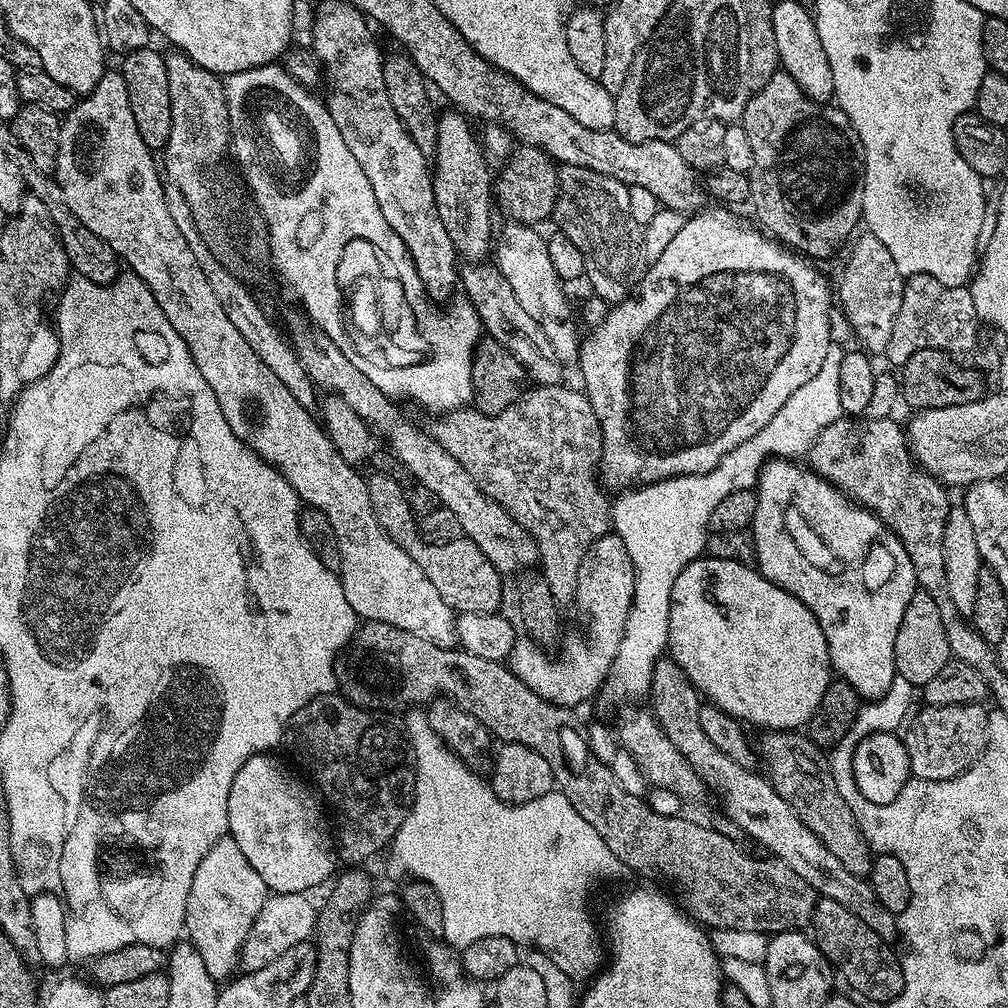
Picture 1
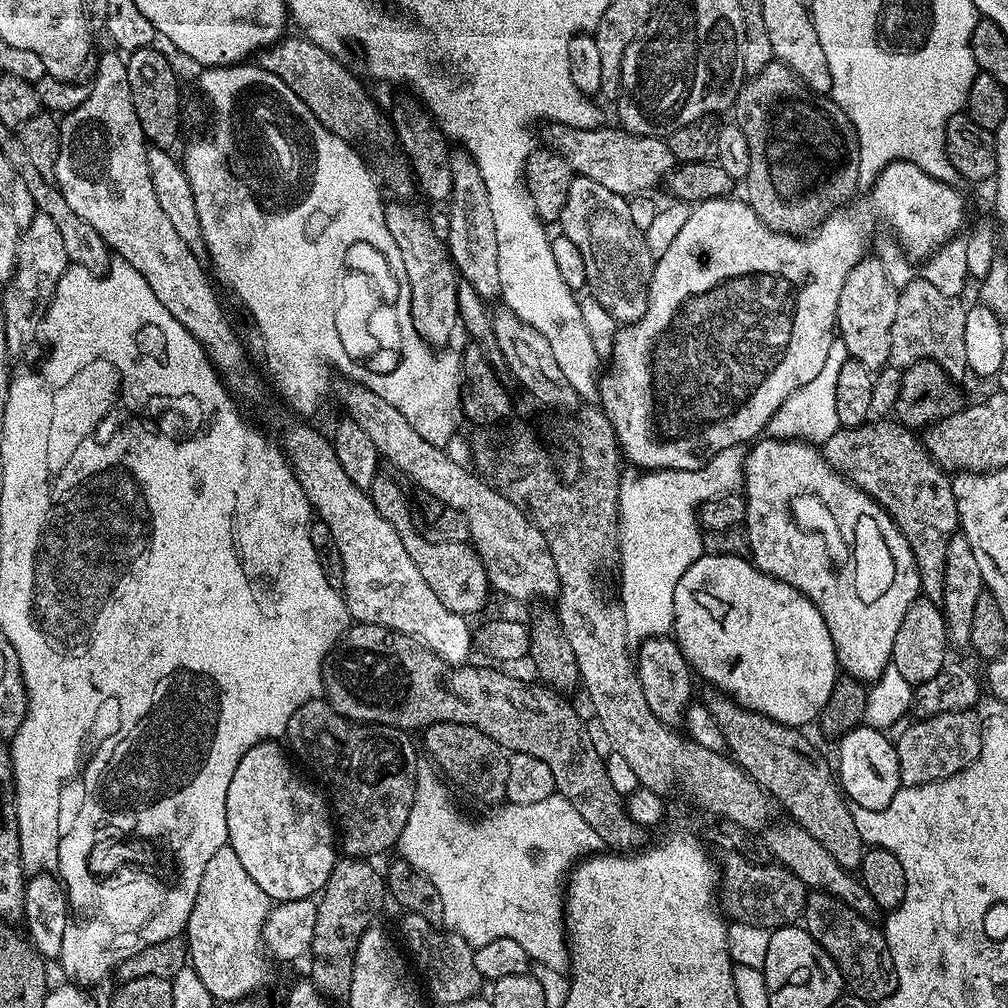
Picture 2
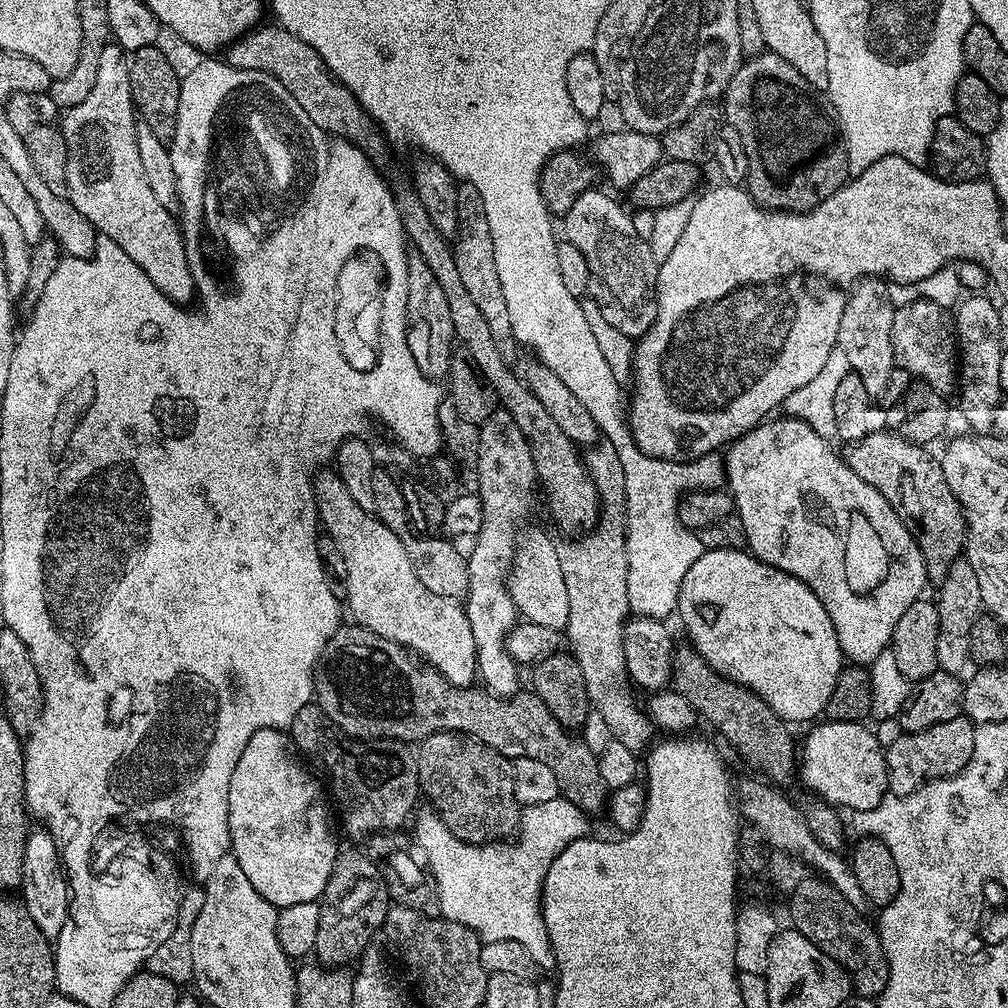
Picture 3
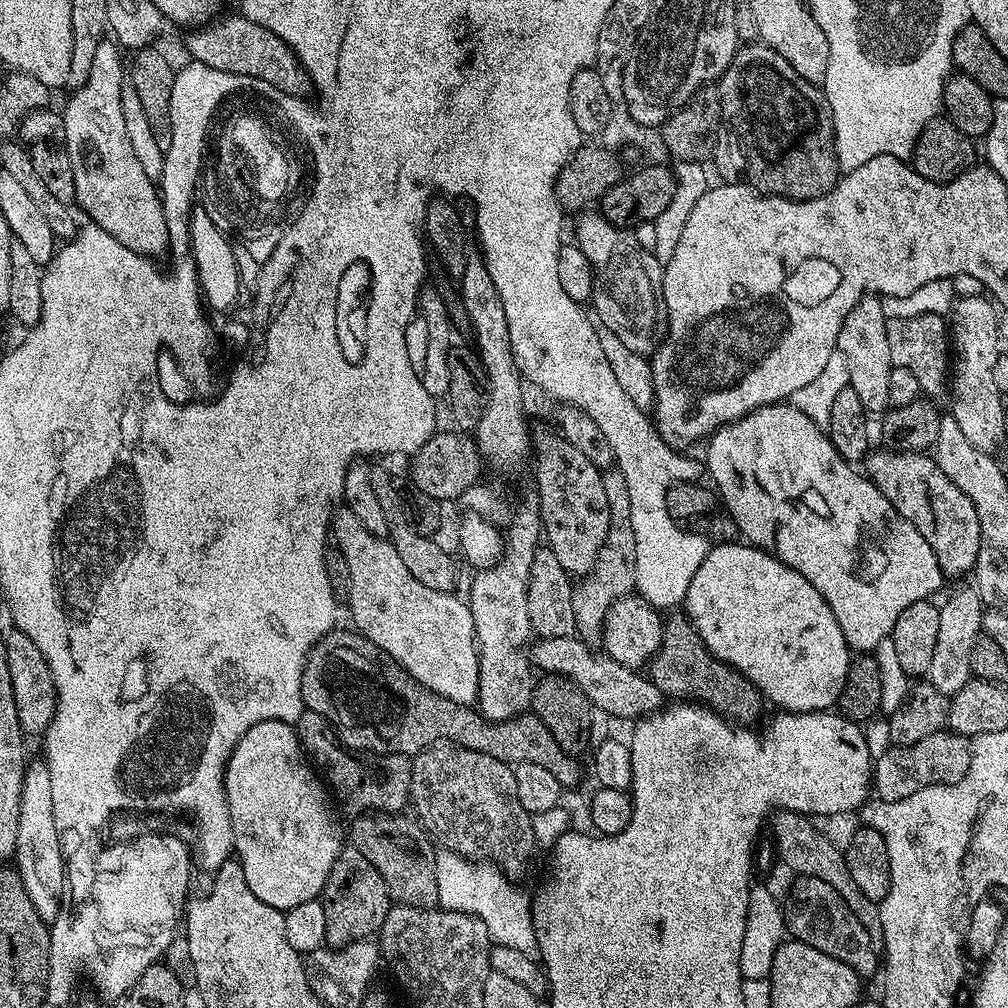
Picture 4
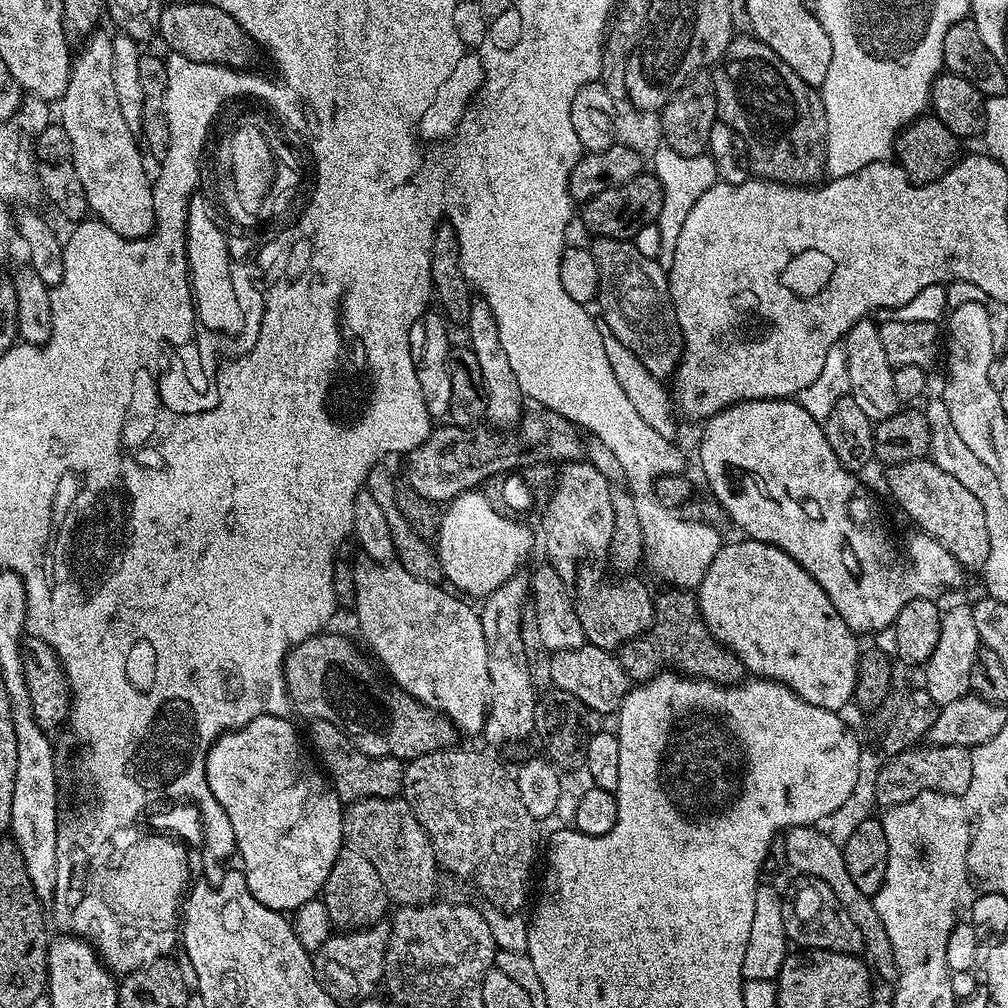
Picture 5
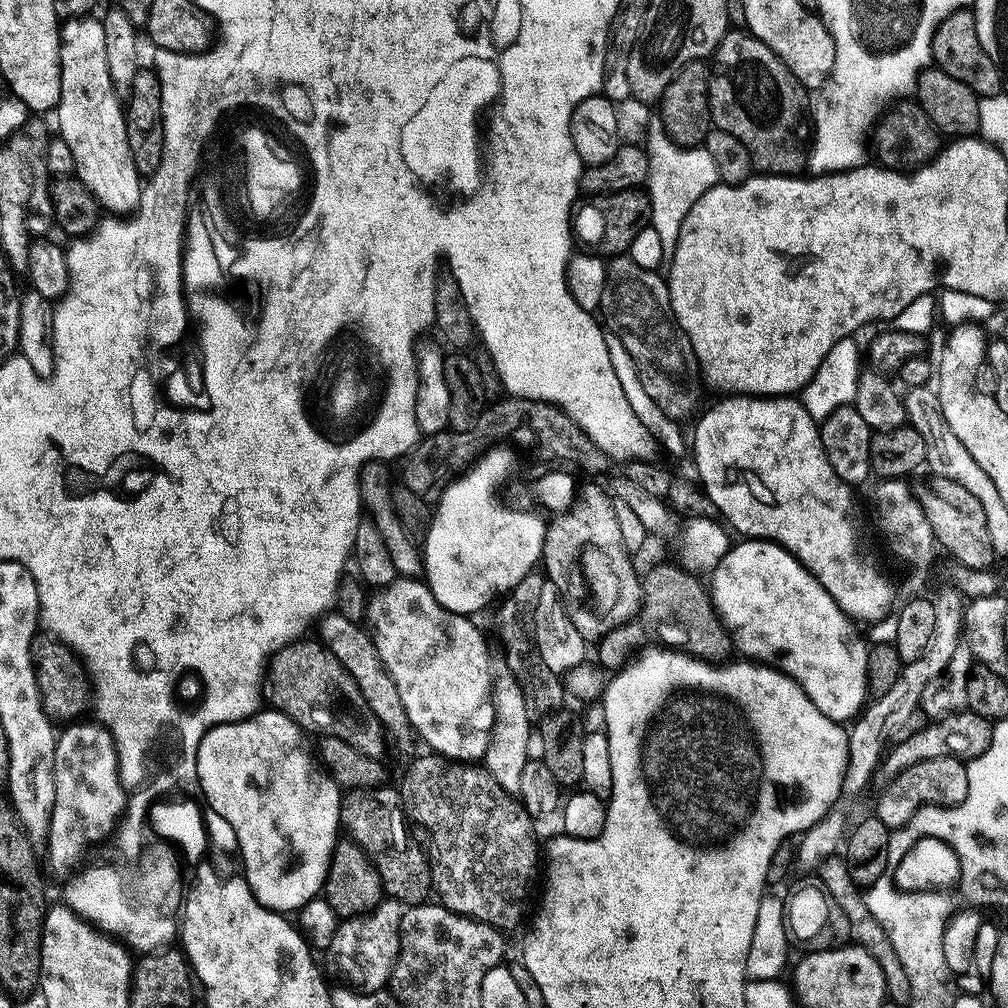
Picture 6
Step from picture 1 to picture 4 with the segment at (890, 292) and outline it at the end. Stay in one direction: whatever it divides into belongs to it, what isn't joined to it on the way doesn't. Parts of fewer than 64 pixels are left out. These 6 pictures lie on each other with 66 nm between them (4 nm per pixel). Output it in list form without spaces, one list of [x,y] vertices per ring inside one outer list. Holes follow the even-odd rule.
[[[875,294],[864,296],[846,314],[842,330],[838,330],[836,352],[846,362],[848,387],[858,394],[865,412],[883,413],[890,405],[890,370],[893,368],[890,358],[890,338],[888,337],[889,319],[884,315],[884,301]]]

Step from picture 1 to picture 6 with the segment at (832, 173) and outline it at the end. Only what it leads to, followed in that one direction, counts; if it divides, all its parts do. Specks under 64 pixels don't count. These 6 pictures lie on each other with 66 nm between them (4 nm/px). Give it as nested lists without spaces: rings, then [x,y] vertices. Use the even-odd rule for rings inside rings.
[[[729,30],[718,42],[710,57],[708,101],[713,125],[734,134],[761,173],[794,176],[805,171],[809,150],[806,141],[810,136],[806,119],[809,93],[757,36],[747,30]]]

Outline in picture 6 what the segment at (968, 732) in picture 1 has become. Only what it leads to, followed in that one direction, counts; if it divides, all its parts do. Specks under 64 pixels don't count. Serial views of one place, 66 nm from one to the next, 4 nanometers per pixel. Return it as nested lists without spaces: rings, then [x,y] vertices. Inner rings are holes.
[[[943,756],[942,758],[926,758],[922,762],[914,762],[902,774],[898,774],[889,784],[883,785],[880,798],[876,802],[874,815],[890,830],[901,828],[920,808],[926,806],[927,800],[955,801],[966,798],[968,765],[959,756]]]

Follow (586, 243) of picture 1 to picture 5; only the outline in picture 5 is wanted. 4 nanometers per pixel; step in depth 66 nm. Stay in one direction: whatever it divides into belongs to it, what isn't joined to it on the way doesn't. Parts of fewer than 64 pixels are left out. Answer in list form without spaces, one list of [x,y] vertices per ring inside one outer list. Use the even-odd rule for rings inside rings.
[[[597,236],[591,241],[590,250],[594,254],[594,263],[598,265],[600,289],[596,295],[604,323],[613,331],[614,337],[623,344],[626,350],[633,352],[634,357],[642,362],[650,374],[664,382],[675,373],[680,357],[684,355],[684,336],[676,320],[676,310],[672,306],[672,295],[668,289],[668,273],[656,259],[646,258],[641,254],[632,240],[611,240]]]

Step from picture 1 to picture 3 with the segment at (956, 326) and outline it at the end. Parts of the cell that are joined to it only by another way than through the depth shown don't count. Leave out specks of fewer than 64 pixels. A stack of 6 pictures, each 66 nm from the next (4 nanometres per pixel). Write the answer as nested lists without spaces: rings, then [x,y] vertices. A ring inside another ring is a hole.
[[[929,300],[913,301],[913,304],[899,305],[894,314],[890,342],[894,346],[895,367],[906,369],[917,381],[929,384],[938,395],[947,397],[948,391],[958,384],[958,337],[945,309]]]

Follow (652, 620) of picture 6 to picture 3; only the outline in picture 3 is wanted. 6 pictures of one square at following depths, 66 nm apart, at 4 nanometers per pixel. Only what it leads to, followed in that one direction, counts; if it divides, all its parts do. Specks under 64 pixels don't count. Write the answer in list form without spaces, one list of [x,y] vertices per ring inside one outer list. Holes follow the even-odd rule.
[[[691,646],[677,647],[672,658],[671,687],[682,698],[690,702],[701,721],[708,720],[712,728],[717,728],[728,739],[728,744],[749,764],[760,772],[765,772],[773,785],[784,786],[788,779],[793,779],[798,768],[798,744],[792,741],[788,733],[789,725],[781,720],[758,694],[746,686],[726,678],[709,666],[706,658],[698,654]]]

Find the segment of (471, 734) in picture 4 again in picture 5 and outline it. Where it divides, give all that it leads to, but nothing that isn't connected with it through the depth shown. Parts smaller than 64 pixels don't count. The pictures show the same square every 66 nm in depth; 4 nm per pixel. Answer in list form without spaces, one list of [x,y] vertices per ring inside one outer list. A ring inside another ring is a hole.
[[[317,634],[295,644],[284,660],[284,681],[293,709],[309,721],[335,720],[357,750],[367,756],[393,756],[407,762],[457,743],[458,729],[447,718],[420,704],[401,688],[364,685],[364,664],[344,636]]]

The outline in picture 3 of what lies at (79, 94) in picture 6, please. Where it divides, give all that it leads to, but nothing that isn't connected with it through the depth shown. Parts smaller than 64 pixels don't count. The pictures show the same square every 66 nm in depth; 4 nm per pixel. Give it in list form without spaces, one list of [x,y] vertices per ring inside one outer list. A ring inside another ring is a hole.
[[[110,42],[106,47],[102,50],[102,58],[98,61],[98,74],[96,75],[96,79],[94,81],[94,90],[90,90],[90,95],[84,99],[82,102],[78,102],[78,106],[74,106],[73,108],[67,109],[63,113],[62,116],[62,131],[64,133],[64,137],[66,138],[66,146],[68,147],[68,161],[66,162],[66,190],[68,191],[67,198],[68,200],[76,207],[78,210],[78,214],[82,214],[82,218],[86,218],[97,230],[99,235],[105,236],[106,238],[110,238],[114,241],[114,243],[120,247],[121,252],[125,252],[125,254],[130,257],[133,262],[138,262],[138,266],[142,270],[142,274],[146,274],[146,278],[150,278],[150,282],[154,282],[154,286],[158,286],[158,290],[162,290],[162,294],[166,294],[166,298],[170,298],[174,301],[175,304],[184,306],[189,302],[188,299],[193,299],[194,296],[194,285],[192,282],[192,265],[190,263],[190,252],[184,243],[184,235],[180,232],[180,225],[178,223],[177,217],[173,215],[169,208],[166,206],[162,206],[162,202],[158,202],[158,198],[154,198],[154,194],[150,190],[150,186],[146,183],[146,173],[142,171],[142,161],[140,161],[140,157],[138,155],[138,138],[136,137],[136,126],[138,123],[138,114],[136,110],[136,105],[132,103],[132,91],[130,90],[130,70],[128,69],[128,61],[129,57],[126,55],[123,48],[120,47],[119,44],[115,42]]]

